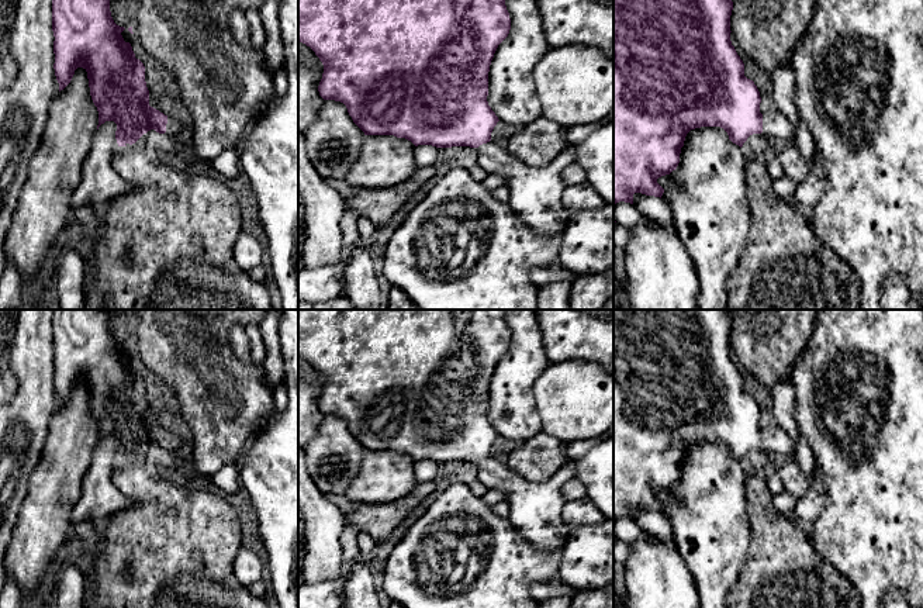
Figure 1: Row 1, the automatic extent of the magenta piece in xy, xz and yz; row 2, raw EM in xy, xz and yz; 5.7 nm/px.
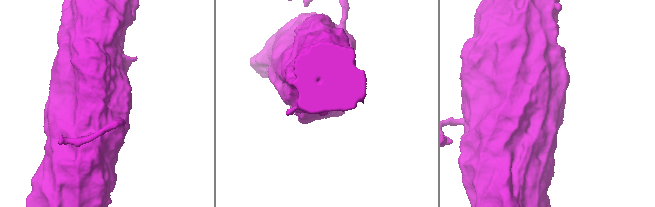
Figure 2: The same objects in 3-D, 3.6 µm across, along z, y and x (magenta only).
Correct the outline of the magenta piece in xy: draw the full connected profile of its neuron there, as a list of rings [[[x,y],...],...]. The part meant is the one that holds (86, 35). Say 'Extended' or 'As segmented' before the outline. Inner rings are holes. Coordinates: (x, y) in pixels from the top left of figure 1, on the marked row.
Extended. [[[52,0],[53,69],[59,91],[70,83],[75,70],[83,68],[87,72],[91,100],[98,111],[97,129],[106,121],[114,121],[118,146],[135,144],[151,129],[183,137],[191,131],[186,114],[165,115],[149,106],[145,66],[135,58],[131,44],[124,41],[124,30],[111,17],[110,0]]]

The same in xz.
Extended. [[[298,0],[298,42],[310,46],[324,65],[318,86],[324,100],[346,106],[364,135],[394,135],[415,146],[470,146],[477,149],[477,165],[487,175],[505,179],[508,204],[523,224],[542,236],[563,234],[571,213],[563,205],[566,184],[561,170],[575,162],[574,145],[549,165],[532,167],[514,158],[504,142],[491,139],[499,121],[487,101],[488,72],[498,45],[508,37],[511,18],[505,0]]]

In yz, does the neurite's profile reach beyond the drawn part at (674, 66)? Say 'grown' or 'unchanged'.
grown

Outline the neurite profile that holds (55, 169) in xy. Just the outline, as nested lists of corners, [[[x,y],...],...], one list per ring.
[[[77,68],[70,83],[51,104],[39,146],[30,160],[28,177],[3,243],[6,259],[15,266],[21,280],[34,280],[44,272],[42,262],[66,227],[72,193],[82,182],[83,165],[97,125],[98,111],[90,96],[87,72]]]

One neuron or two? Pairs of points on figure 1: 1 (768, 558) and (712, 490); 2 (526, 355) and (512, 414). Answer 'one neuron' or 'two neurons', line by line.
1: two neurons
2: one neuron

